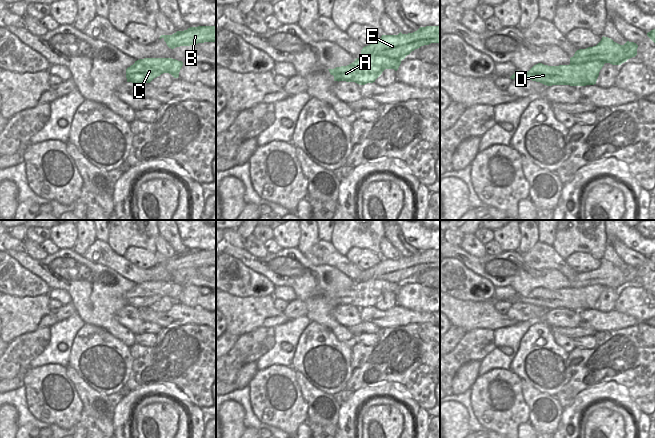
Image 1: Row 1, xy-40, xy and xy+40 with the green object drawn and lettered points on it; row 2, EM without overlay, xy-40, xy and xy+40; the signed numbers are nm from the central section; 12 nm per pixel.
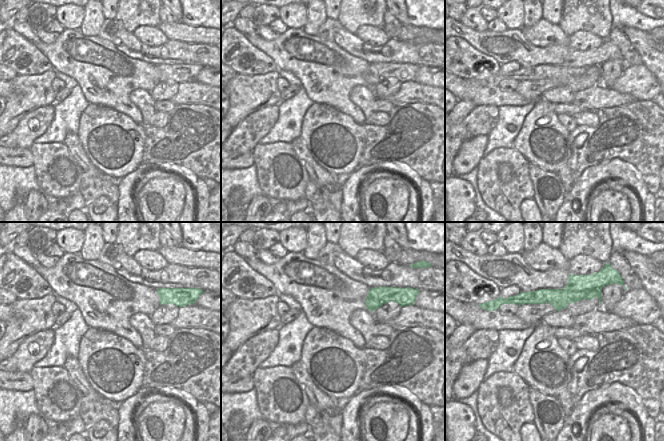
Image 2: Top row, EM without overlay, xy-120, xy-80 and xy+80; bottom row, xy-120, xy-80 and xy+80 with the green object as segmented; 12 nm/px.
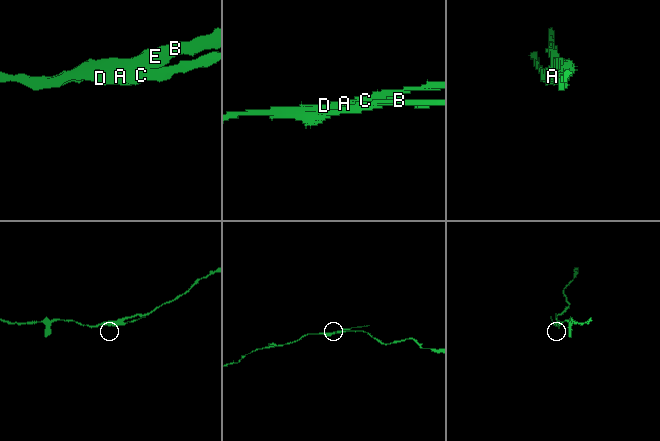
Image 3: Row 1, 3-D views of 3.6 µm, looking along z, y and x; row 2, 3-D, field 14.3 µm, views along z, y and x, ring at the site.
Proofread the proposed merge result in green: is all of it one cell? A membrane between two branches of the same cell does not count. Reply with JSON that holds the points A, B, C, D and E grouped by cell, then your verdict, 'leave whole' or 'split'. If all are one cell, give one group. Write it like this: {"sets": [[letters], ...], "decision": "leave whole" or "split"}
{"sets": [["A", "C", "D"], ["B", "E"]], "decision": "split"}

